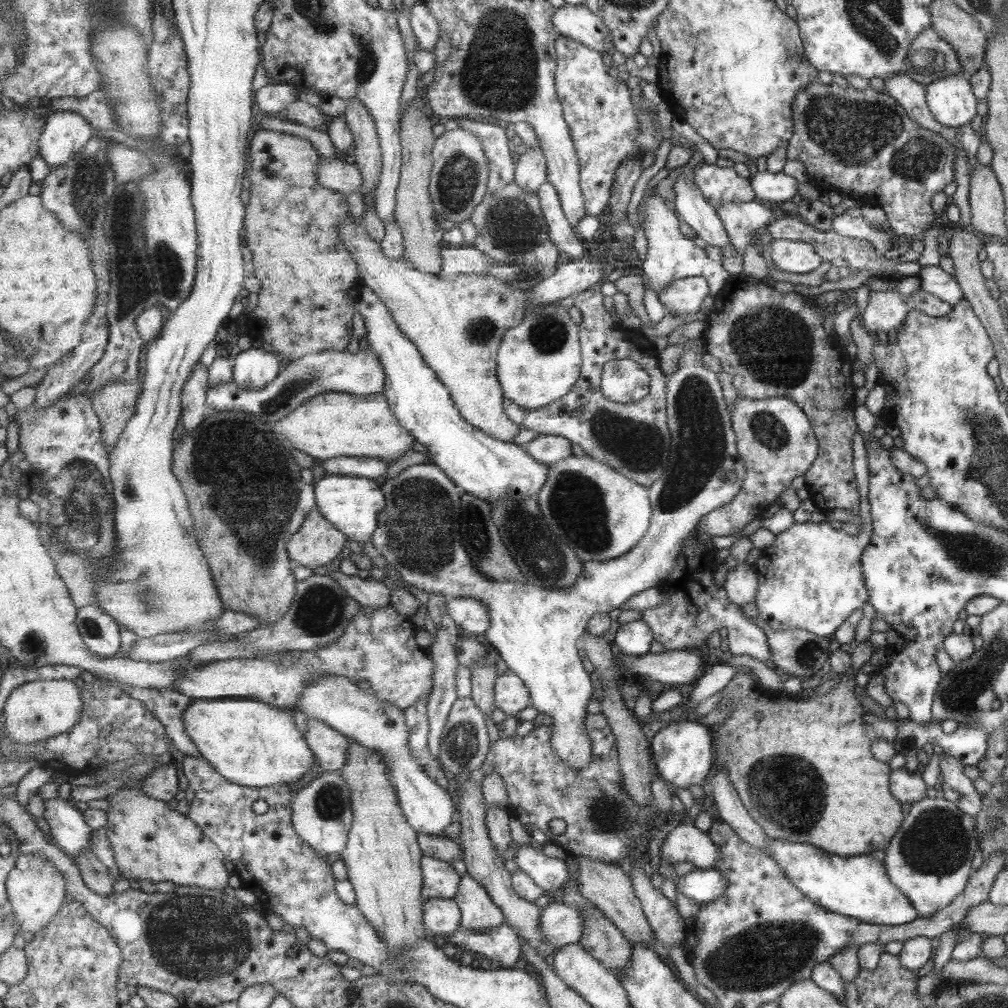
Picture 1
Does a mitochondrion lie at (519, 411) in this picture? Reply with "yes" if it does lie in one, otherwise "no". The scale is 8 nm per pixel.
no

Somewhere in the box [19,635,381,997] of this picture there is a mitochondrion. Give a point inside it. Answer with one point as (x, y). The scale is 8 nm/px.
(187, 935)

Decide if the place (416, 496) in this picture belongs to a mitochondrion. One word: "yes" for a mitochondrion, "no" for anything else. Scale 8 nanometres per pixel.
yes

